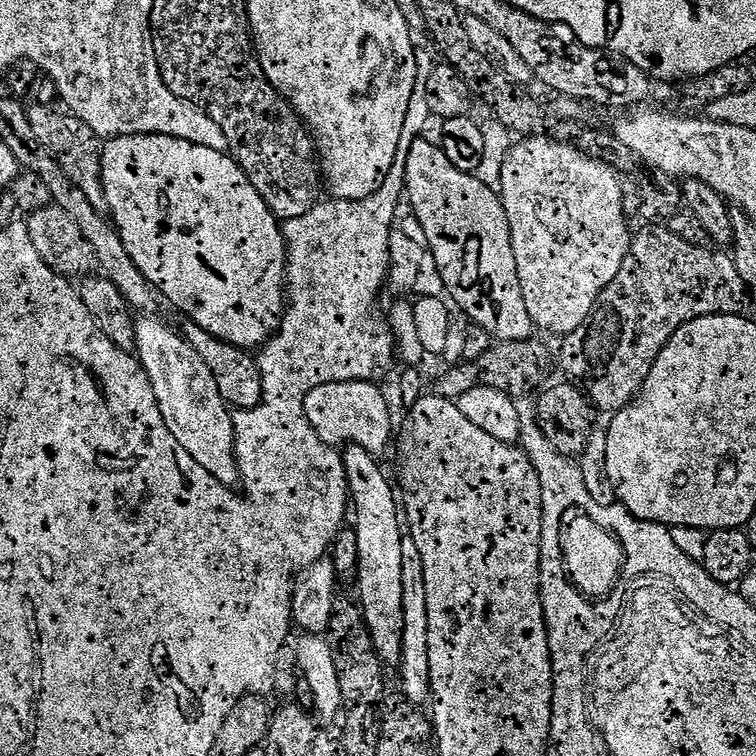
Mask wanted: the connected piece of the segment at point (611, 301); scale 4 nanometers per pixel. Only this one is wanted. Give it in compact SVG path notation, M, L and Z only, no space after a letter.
M671 230L636 232L618 278L606 286L588 323L563 341L564 372L601 413L615 414L627 408L642 389L658 354L686 322L703 316L748 316L754 298L748 293L735 259L727 251L699 248L675 236Z

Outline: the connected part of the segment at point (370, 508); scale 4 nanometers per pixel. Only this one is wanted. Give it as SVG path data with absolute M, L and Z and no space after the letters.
M351 446L343 449L344 469L348 479L350 508L356 512L356 580L360 583L358 603L364 610L364 621L370 630L374 650L385 666L399 665L402 658L402 538L406 535L402 527L402 508L398 503L398 492L380 469L375 455L361 448Z

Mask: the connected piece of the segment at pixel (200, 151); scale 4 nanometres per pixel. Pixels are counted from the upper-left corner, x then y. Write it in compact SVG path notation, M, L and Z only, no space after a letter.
M113 136L104 144L102 154L102 176L104 193L108 202L107 211L110 219L120 232L122 242L134 258L134 266L146 274L146 278L165 298L175 306L181 317L193 320L206 334L214 334L214 338L222 338L222 342L230 342L230 346L238 346L245 350L256 350L268 343L269 336L280 329L280 317L284 315L286 303L286 277L288 274L288 248L284 244L284 230L281 221L271 212L269 216L254 216L254 256L248 256L248 188L252 183L240 165L232 159L228 152L210 150L210 146L194 146L194 142L186 142L182 138L169 136Z

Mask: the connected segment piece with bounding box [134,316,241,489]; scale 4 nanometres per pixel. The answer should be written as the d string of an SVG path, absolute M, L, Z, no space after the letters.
M140 316L136 321L137 360L146 370L146 378L150 378L150 386L154 386L154 398L158 398L158 410L162 410L162 418L178 438L178 446L202 466L218 482L235 489L241 483L240 467L236 461L236 431L232 425L233 413L227 402L218 394L218 382L214 382L214 374L206 367L206 362L190 346L190 342L179 331L172 329L171 323Z

